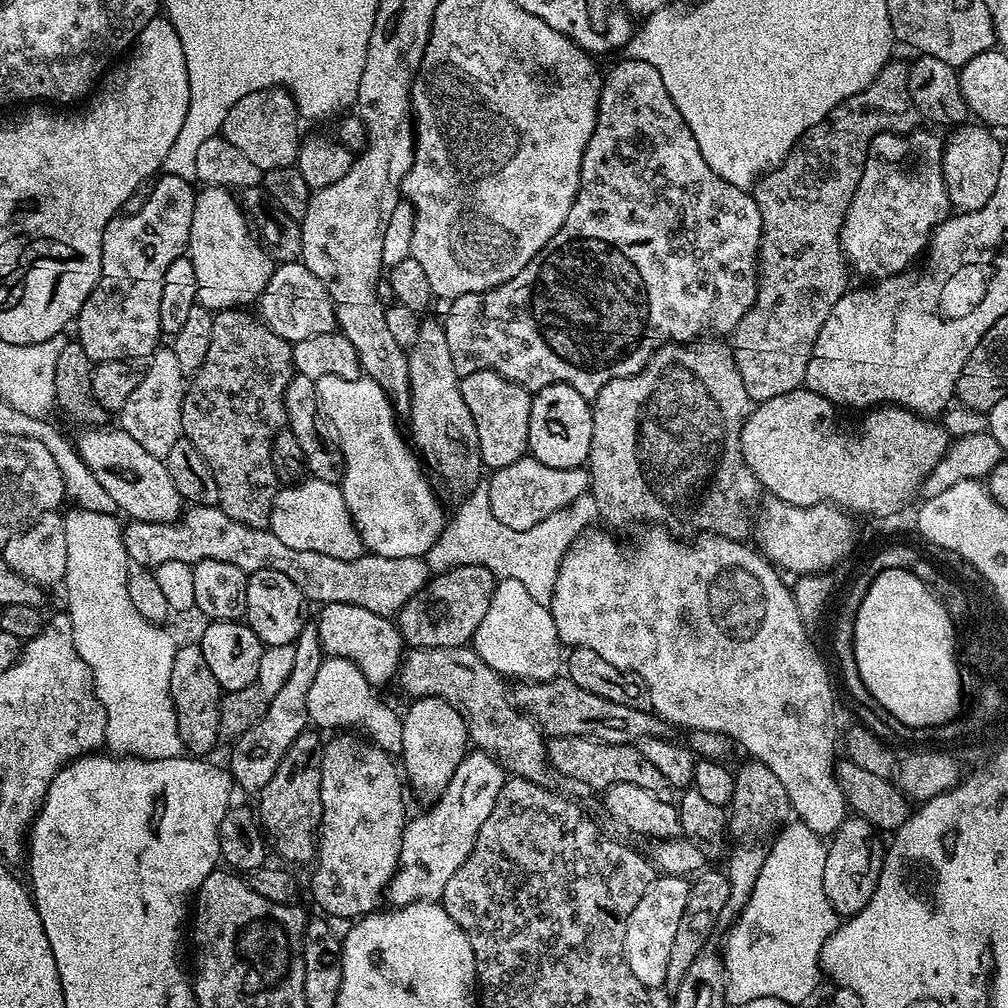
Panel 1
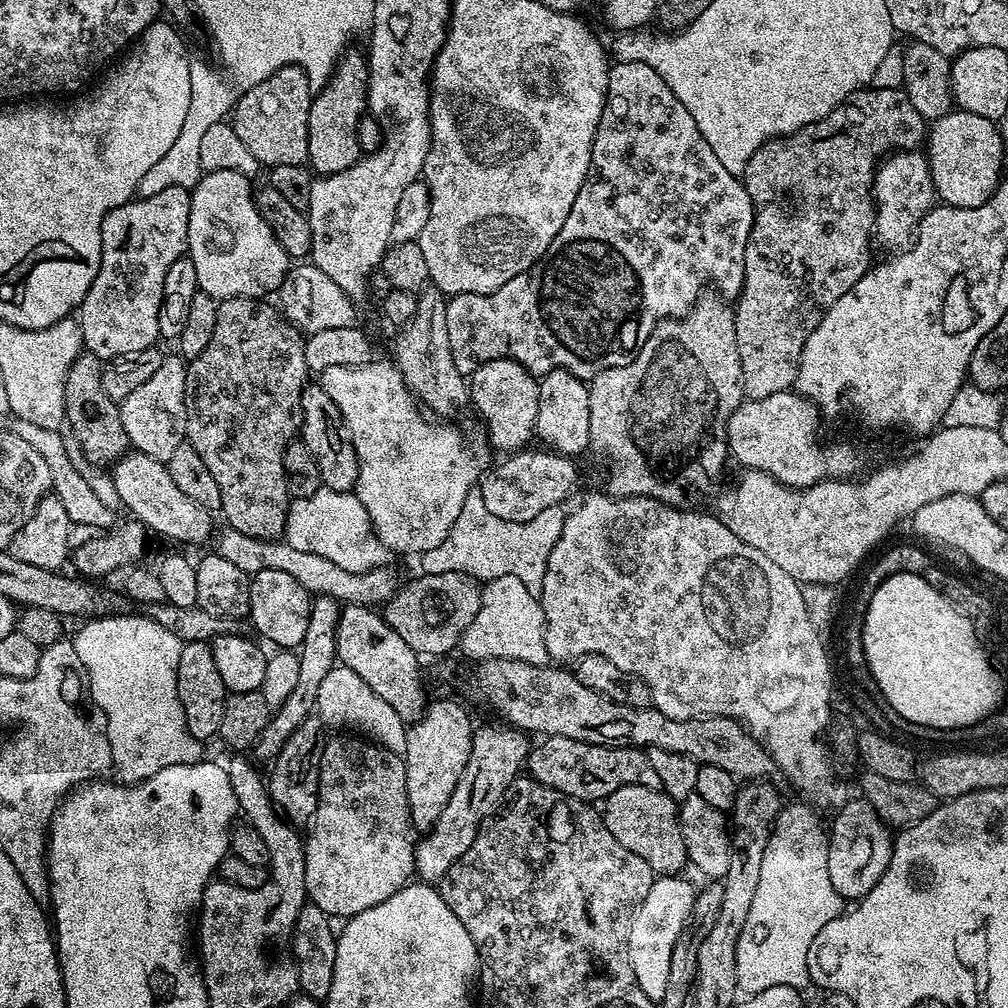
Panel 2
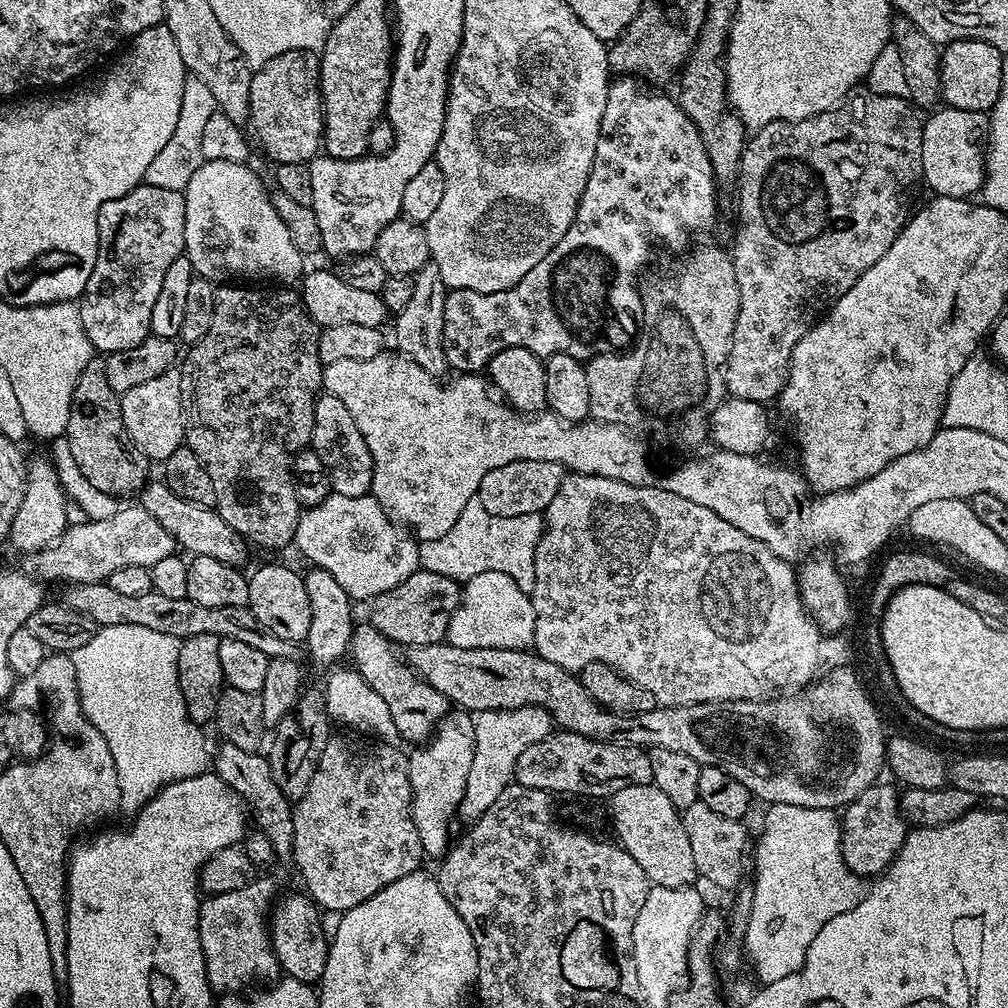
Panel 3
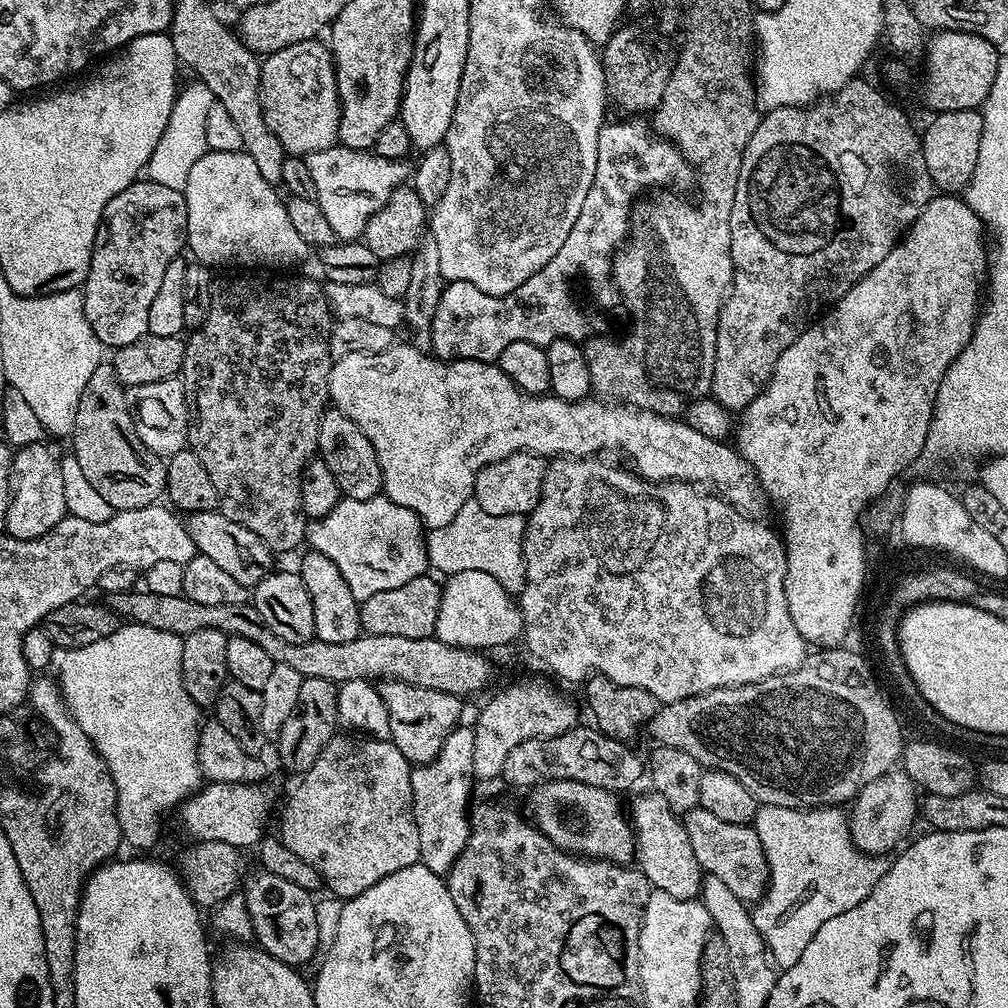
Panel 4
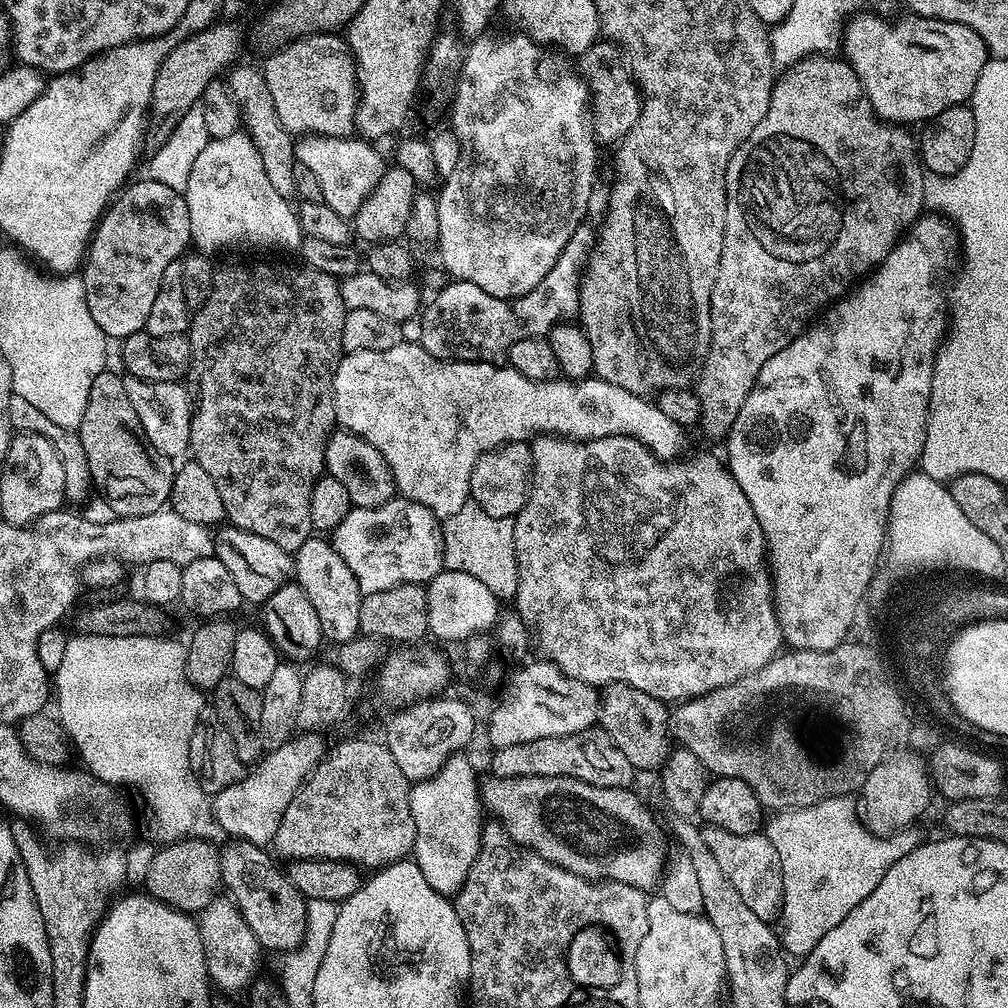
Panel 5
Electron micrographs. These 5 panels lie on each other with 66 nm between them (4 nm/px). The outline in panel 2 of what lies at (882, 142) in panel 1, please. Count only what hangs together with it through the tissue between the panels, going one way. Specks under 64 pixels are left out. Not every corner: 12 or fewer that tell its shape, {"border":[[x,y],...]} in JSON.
{"border":[[891,153],[874,177],[874,236],[912,243],[937,203],[928,157]]}

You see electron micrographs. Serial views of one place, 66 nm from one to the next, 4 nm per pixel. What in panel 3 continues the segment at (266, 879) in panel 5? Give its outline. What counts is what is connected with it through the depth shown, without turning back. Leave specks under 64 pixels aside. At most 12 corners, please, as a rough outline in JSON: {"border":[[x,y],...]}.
{"border":[[303,891],[271,909],[272,949],[284,976],[315,985],[330,939]]}

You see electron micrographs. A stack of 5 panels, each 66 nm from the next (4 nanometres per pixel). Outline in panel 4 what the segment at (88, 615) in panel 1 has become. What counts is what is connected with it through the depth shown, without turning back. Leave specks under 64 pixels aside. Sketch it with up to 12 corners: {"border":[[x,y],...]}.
{"border":[[125,623],[63,653],[120,834],[201,787],[183,639]]}

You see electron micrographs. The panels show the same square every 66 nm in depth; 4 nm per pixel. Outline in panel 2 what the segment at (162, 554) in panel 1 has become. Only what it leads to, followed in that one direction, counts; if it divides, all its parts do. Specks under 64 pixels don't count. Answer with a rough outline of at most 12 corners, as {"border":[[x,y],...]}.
{"border":[[225,527],[215,551],[249,574],[286,570],[309,594],[383,606],[389,570],[351,572],[283,539]]}

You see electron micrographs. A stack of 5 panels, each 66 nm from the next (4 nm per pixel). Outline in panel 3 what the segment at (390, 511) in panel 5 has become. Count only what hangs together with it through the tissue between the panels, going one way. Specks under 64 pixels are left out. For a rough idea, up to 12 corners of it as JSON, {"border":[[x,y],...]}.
{"border":[[371,494],[303,509],[294,548],[371,602],[420,568]]}

